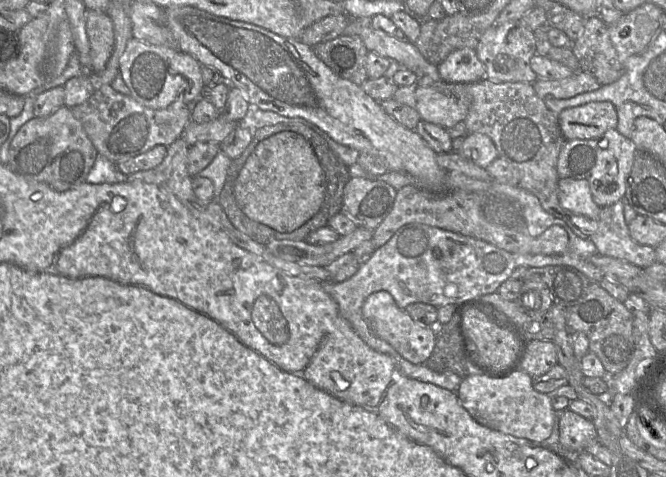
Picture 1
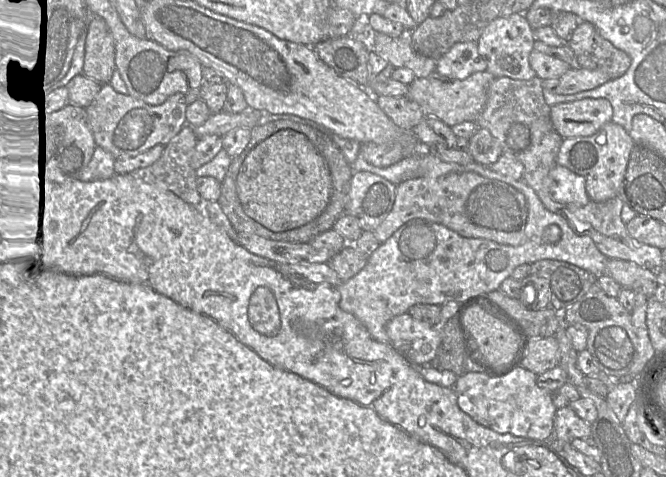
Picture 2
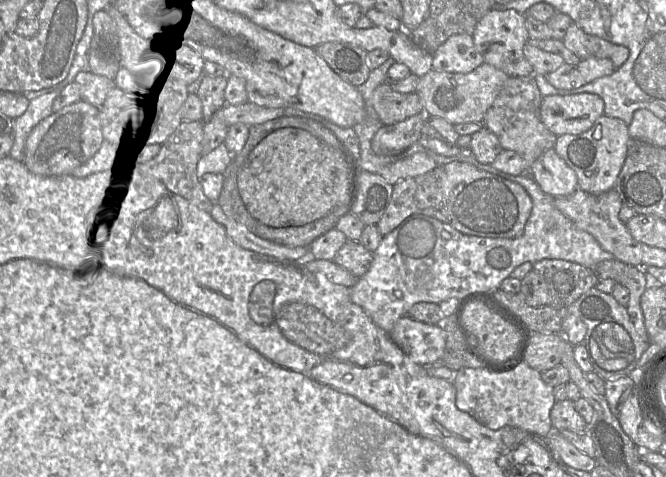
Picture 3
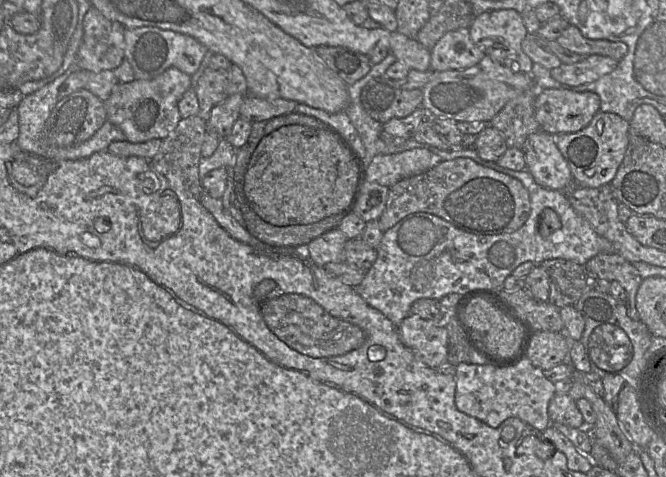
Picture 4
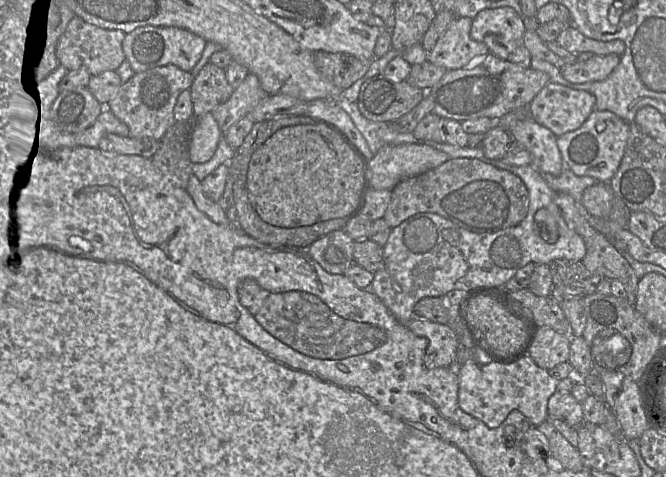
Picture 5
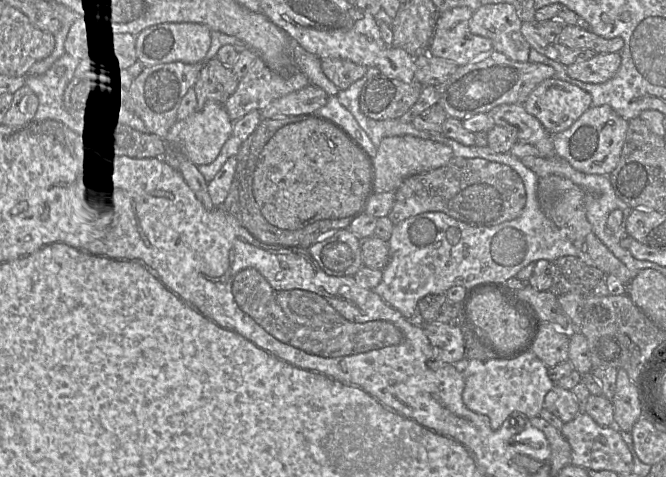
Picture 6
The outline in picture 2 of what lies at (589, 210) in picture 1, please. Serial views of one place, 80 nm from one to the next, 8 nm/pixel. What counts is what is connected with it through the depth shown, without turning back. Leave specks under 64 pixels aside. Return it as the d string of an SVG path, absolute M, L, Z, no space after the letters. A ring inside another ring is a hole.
M556 163L549 172L549 179L550 193L555 201L576 206L584 206L590 201L583 176Z

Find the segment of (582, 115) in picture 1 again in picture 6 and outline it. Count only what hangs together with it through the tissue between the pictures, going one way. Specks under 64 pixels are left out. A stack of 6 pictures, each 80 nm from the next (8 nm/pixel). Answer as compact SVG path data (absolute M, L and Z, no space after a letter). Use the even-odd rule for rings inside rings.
M552 77L541 82L523 106L550 134L557 134L592 106L592 97L571 83Z

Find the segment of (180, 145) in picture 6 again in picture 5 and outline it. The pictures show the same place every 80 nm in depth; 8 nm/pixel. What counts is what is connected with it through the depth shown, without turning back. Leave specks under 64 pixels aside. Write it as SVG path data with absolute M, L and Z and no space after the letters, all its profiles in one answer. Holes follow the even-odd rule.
M212 113L193 119L189 139L189 154L192 164L209 161L223 138L218 123Z

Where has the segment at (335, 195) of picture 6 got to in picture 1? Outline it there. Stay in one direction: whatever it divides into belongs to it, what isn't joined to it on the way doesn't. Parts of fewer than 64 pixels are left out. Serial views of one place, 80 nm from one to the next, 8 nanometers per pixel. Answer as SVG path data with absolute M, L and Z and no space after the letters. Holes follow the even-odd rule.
M280 132L255 147L234 183L234 197L251 220L278 232L291 232L320 209L326 195L326 177L311 144L300 134Z

